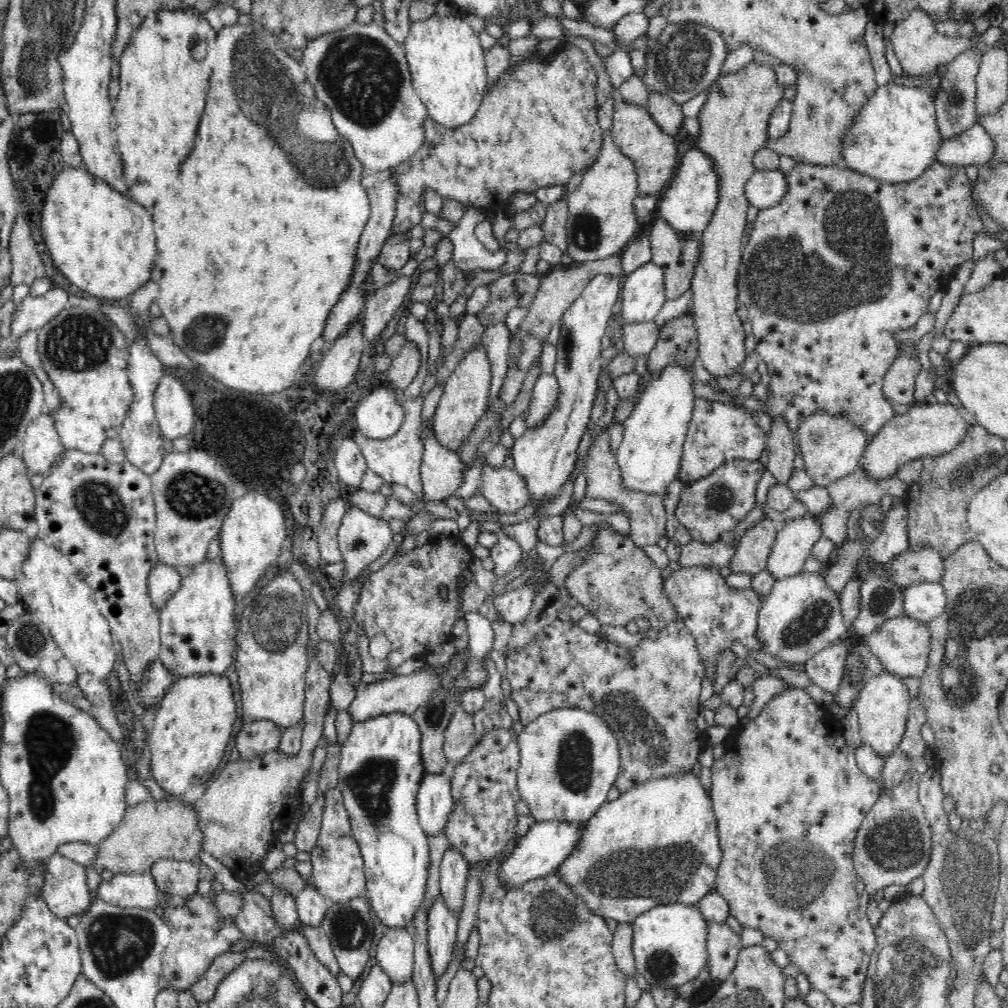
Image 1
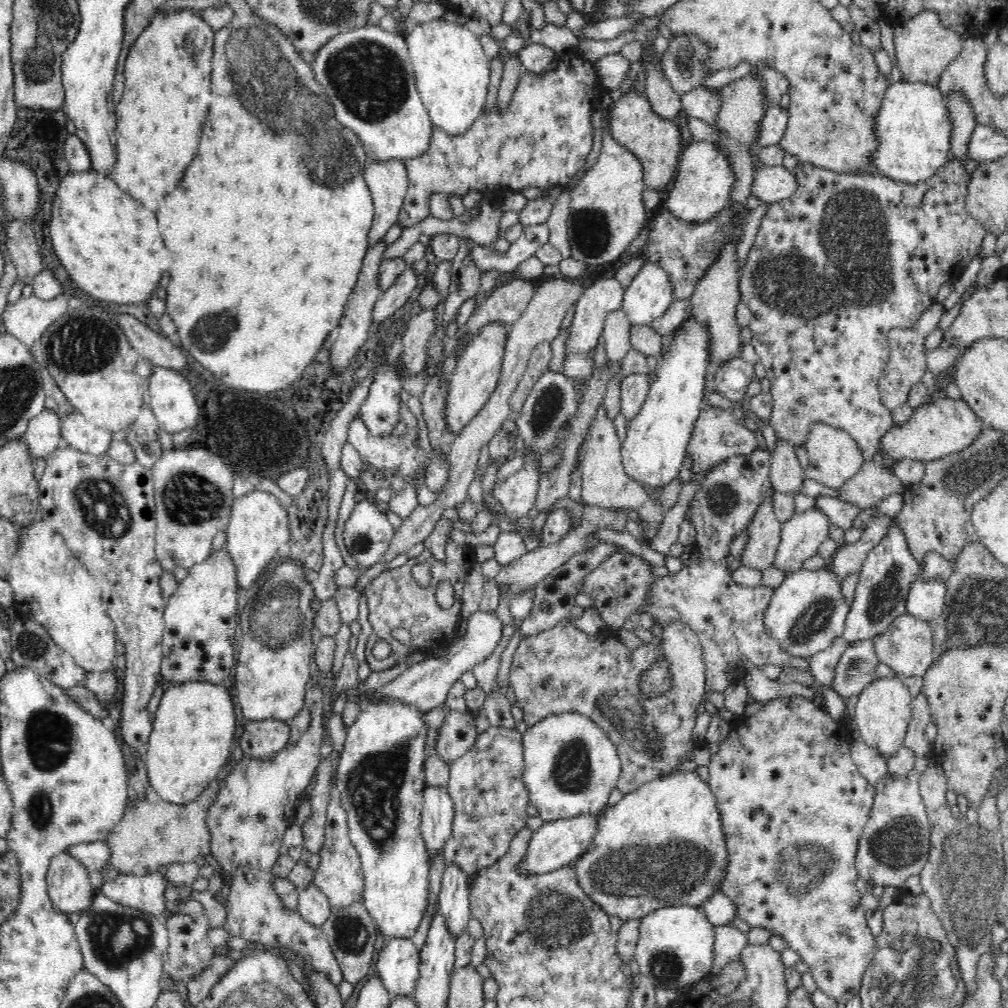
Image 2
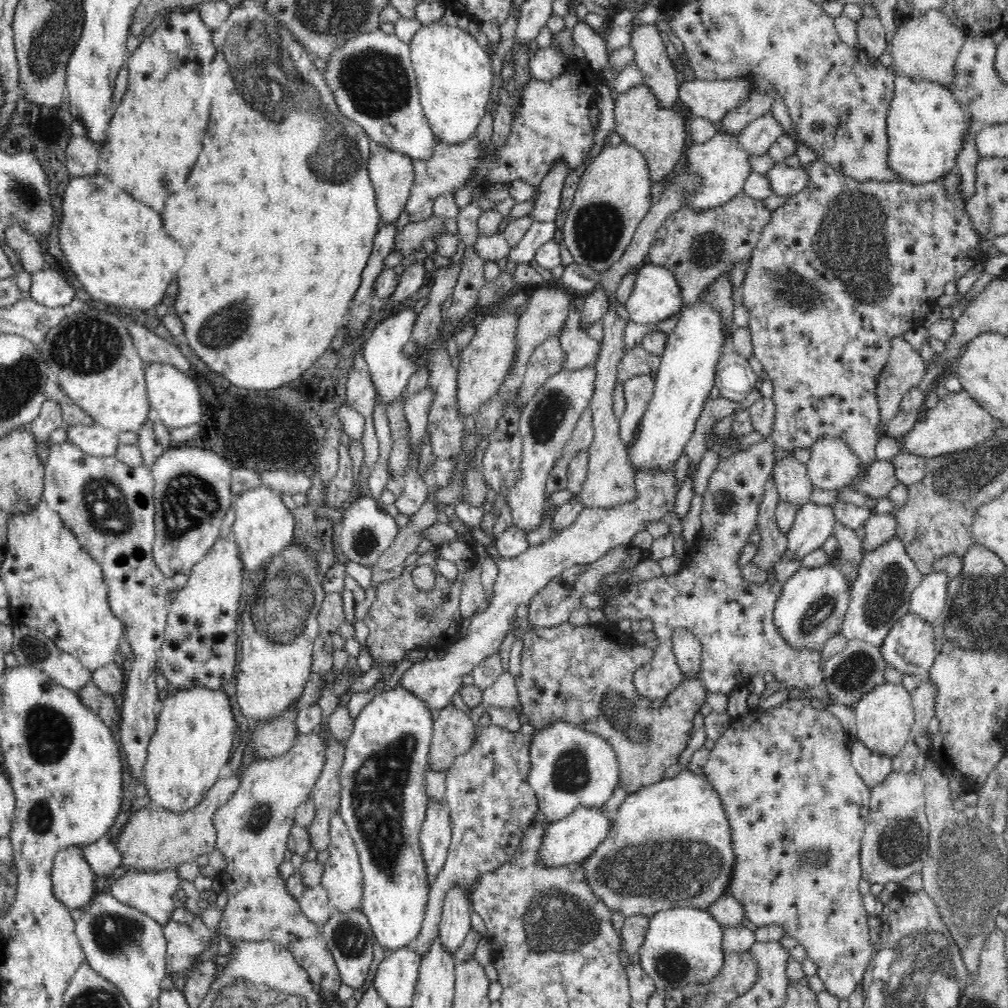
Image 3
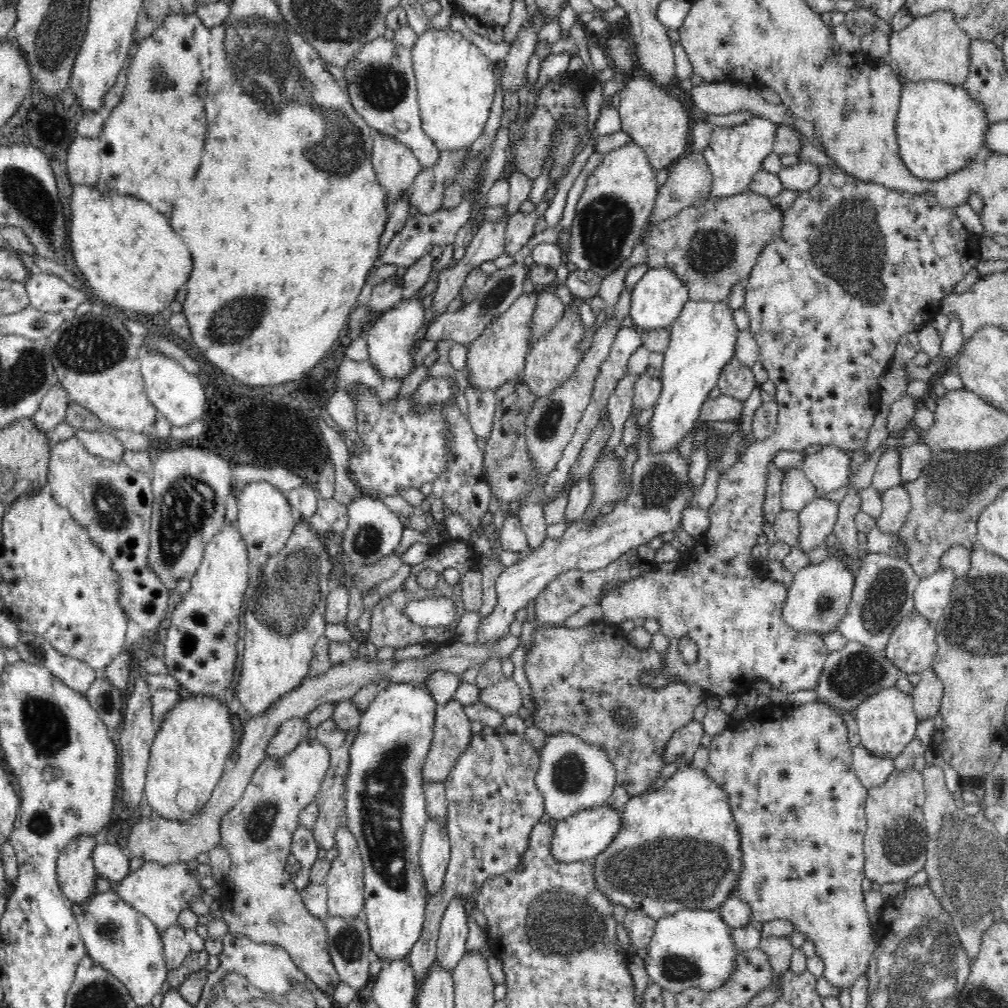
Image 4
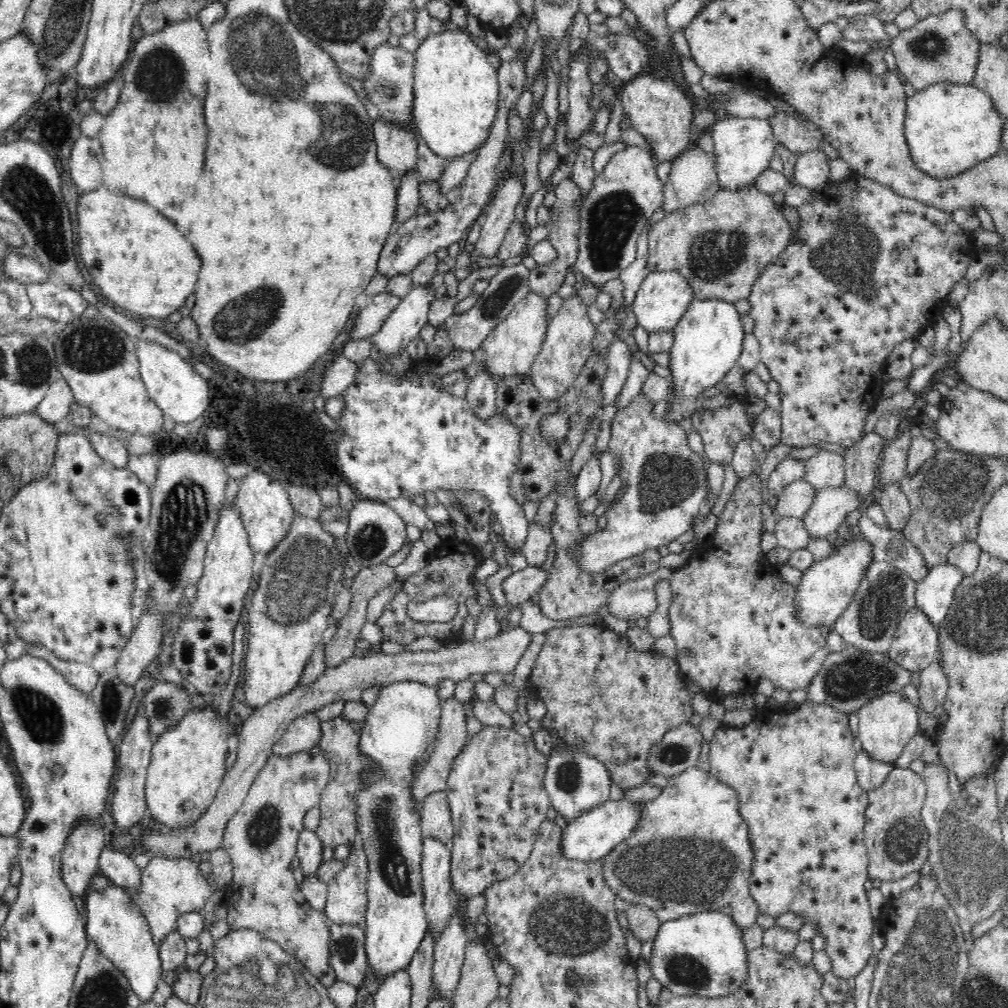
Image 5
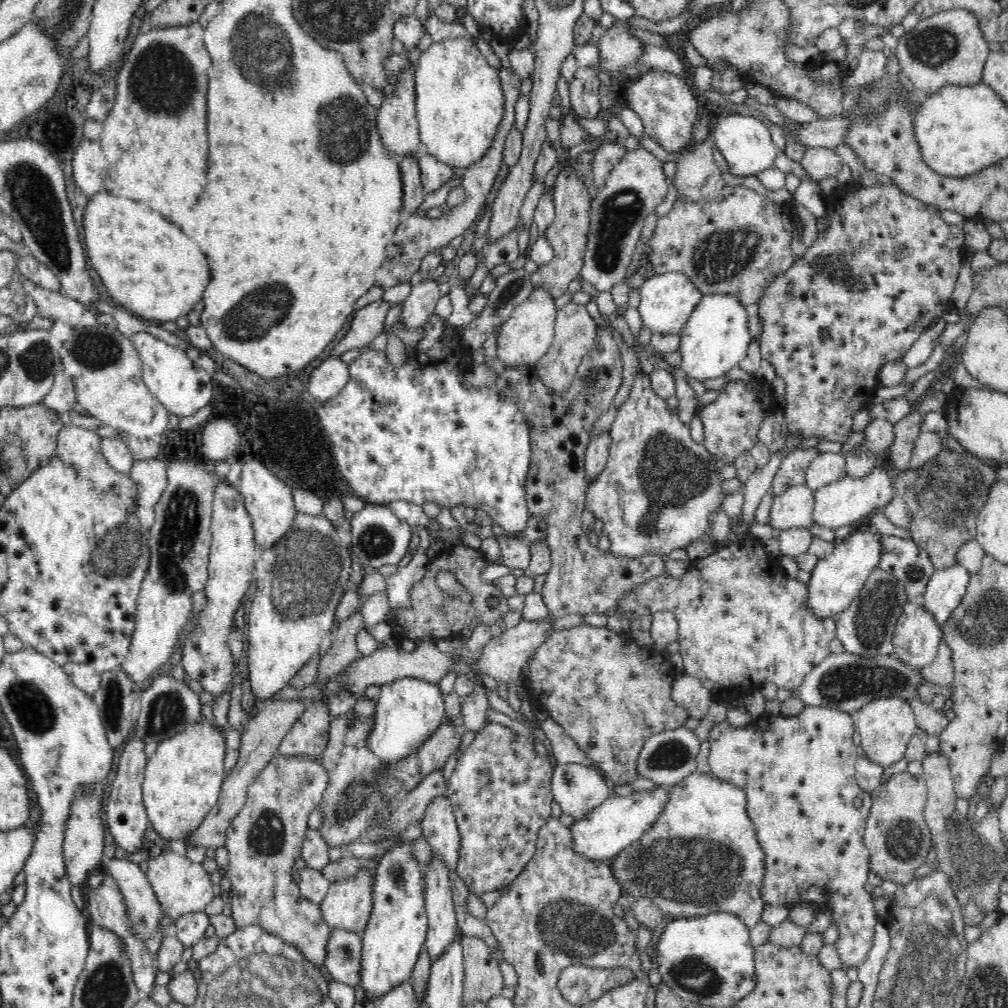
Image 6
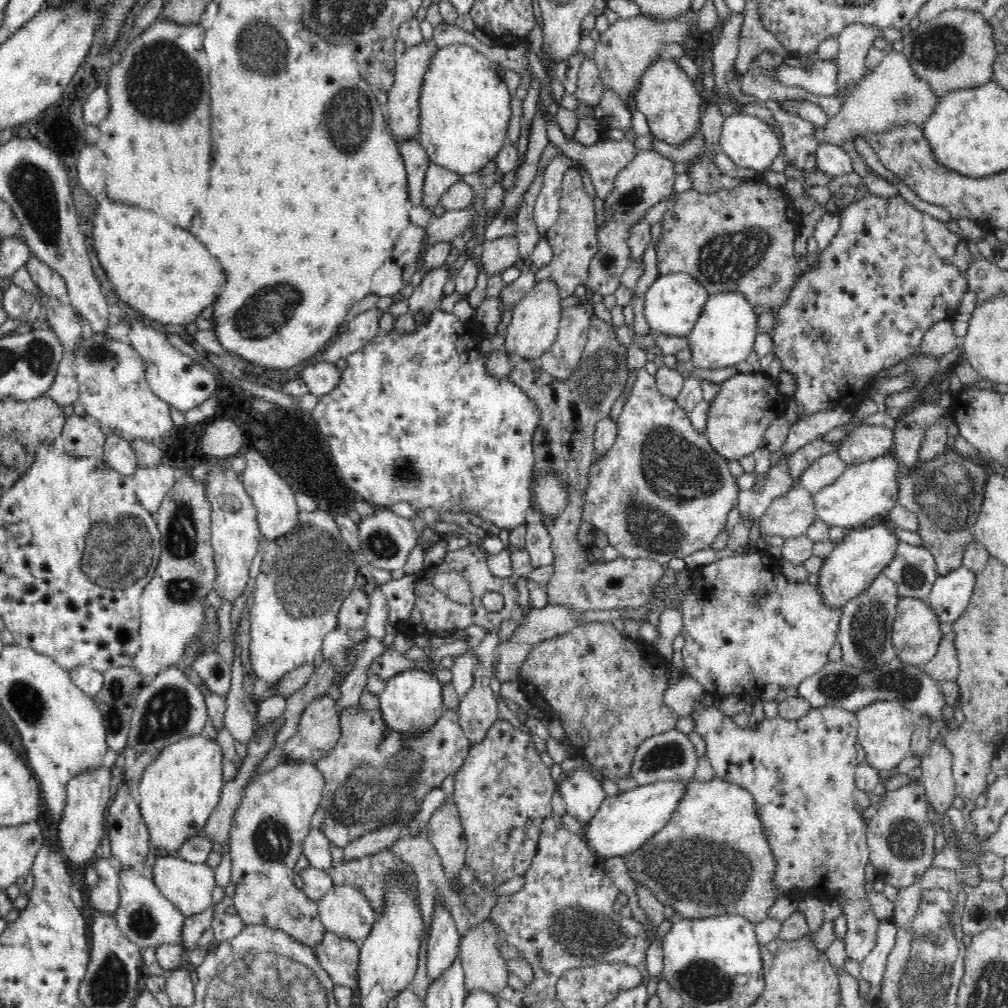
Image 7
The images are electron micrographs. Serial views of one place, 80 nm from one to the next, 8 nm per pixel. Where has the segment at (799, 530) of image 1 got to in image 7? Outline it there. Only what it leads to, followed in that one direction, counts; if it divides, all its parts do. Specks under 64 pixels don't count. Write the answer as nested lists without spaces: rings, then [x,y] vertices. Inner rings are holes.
[[[892,452],[868,462],[847,465],[845,472],[834,484],[812,495],[816,519],[826,522],[829,527],[841,526],[847,531],[873,523],[877,515],[887,514],[897,504],[900,467]]]

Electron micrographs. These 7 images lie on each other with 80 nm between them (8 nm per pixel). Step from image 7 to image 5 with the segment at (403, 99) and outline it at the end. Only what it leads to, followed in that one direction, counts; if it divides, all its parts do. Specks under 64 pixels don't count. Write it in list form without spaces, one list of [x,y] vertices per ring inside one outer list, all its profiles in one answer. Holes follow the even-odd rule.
[[[381,120],[374,122],[373,130],[378,163],[392,171],[394,182],[398,183],[404,173],[416,171],[418,143],[415,142],[415,132],[391,127]]]

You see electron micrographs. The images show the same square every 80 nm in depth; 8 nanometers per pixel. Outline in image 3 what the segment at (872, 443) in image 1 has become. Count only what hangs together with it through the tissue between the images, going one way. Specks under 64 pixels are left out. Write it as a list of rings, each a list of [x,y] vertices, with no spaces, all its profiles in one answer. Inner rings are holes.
[[[964,389],[957,393],[948,393],[939,398],[936,406],[928,410],[928,420],[926,422],[916,421],[908,434],[902,438],[904,448],[910,450],[910,454],[926,457],[928,460],[949,452],[958,452],[970,449],[976,444],[994,436],[994,430],[1001,428],[998,419],[987,414],[978,406],[974,399],[970,398]]]

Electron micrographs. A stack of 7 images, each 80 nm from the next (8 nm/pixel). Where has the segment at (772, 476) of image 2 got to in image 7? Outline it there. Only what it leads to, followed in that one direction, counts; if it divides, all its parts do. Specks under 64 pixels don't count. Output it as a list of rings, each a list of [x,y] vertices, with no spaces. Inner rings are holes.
[[[798,484],[785,496],[772,500],[760,520],[760,533],[785,540],[800,537],[815,519],[812,494]]]

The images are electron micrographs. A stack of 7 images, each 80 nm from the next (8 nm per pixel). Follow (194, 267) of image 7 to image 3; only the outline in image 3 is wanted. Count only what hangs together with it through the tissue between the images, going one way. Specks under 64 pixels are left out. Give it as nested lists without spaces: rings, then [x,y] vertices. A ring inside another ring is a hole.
[[[101,172],[96,176],[78,176],[70,180],[64,191],[64,202],[61,203],[62,220],[58,226],[61,251],[91,298],[114,306],[136,308],[138,312],[134,314],[158,306],[168,292],[168,286],[176,280],[178,268],[184,260],[182,246],[176,240],[170,240],[166,230],[162,230],[162,218],[158,212],[138,202]]]

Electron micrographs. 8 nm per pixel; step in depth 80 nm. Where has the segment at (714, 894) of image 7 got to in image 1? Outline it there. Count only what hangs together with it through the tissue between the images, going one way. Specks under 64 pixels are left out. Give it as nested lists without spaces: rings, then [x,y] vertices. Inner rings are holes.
[[[698,775],[669,776],[650,779],[636,788],[621,793],[613,801],[604,802],[598,812],[583,824],[582,836],[574,852],[555,870],[558,878],[570,886],[570,891],[586,903],[586,907],[604,920],[626,924],[655,905],[684,903],[696,905],[700,898],[715,890],[714,880],[722,849],[718,842],[714,809],[710,792],[700,783]]]

